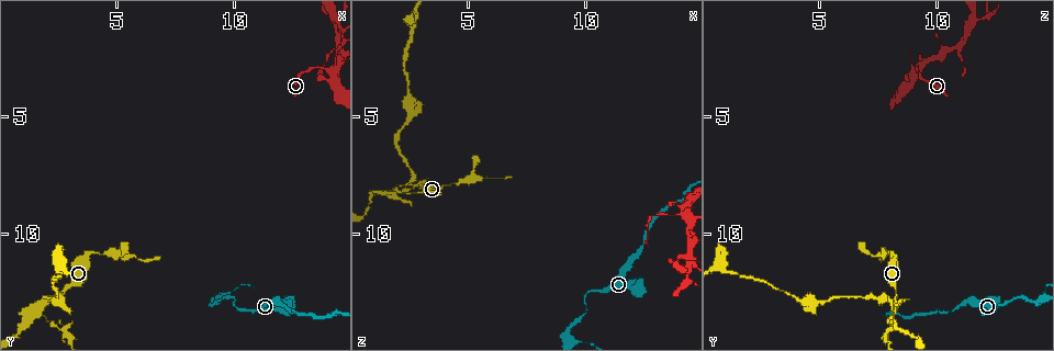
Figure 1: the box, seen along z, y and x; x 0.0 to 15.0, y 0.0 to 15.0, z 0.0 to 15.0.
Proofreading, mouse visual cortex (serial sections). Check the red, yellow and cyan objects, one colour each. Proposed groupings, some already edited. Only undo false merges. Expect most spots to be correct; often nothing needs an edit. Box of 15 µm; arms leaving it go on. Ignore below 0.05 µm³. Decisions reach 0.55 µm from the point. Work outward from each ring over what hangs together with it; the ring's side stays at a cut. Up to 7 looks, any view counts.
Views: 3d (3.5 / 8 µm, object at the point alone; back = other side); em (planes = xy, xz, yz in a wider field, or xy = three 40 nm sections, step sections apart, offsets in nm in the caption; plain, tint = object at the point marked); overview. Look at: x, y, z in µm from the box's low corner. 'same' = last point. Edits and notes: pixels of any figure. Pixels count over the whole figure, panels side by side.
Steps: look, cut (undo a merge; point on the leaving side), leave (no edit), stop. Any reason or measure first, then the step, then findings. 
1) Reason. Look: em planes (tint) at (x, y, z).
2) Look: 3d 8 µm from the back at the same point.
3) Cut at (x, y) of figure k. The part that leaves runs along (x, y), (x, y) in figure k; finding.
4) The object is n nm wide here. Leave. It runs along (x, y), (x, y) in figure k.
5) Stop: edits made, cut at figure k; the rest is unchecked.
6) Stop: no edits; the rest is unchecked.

Small branch off a trunk. Look: 3d 3.5 µm at (14.2, 3.1, 9.3).

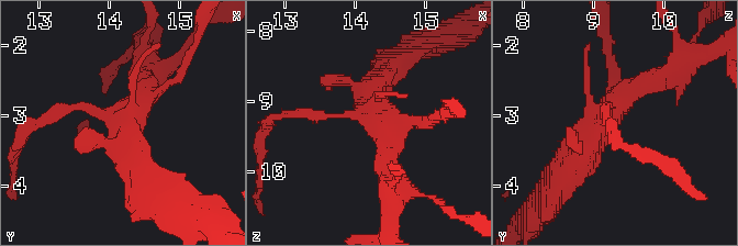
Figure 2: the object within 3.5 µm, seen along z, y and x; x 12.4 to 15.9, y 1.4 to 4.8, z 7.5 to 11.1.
Shape alone is not enough. Look: em planes (tint) at (14.25, 2.95, 9.20).

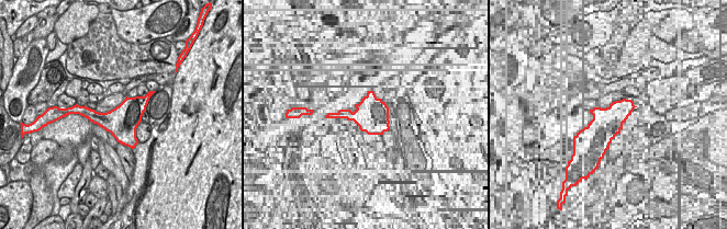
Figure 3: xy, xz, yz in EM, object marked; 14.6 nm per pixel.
The object is 460 nm wide here. Leave. It runs along (300, 114), (371, 116), (388, 170) in figure 2; one cell here.

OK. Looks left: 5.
Abrupt turn. Look: 3d 3.5 µm from the back at (9.9, 13.1, 12.7).

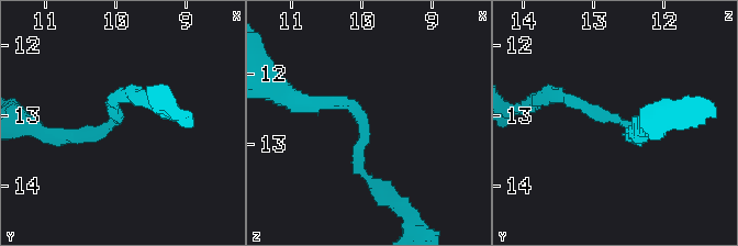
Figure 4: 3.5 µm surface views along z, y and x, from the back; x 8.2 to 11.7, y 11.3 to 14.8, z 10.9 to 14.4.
Look: em xy step 2 (tint) at (10.00, 13.05, 12.70).

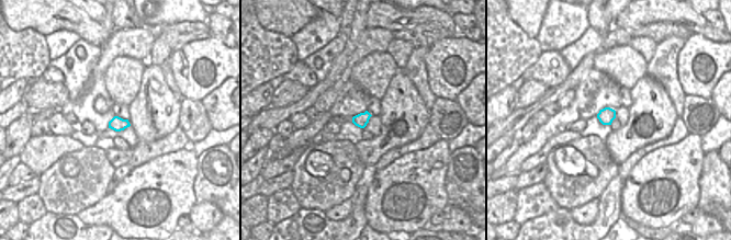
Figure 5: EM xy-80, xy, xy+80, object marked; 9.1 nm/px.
Leave. It runs along (300, 100), (358, 114), (358, 165), (371, 181) in figure 4; continuous, no second cell.

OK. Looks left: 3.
Abrupt turn. Look: 3d 8 µm at (9.2, 12.9, 14.4).

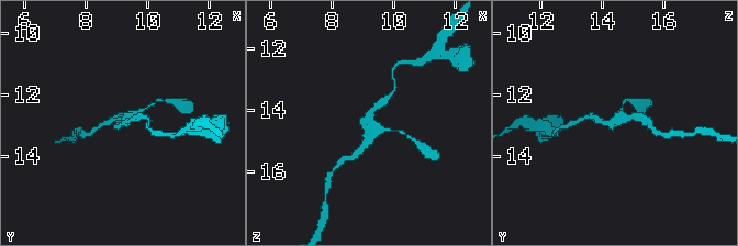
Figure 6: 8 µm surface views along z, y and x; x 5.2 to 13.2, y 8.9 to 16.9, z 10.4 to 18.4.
Look: em xy step 1 (tint) at (9.2, 12.9, 14.4).

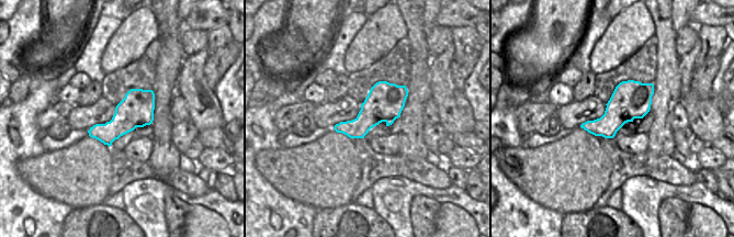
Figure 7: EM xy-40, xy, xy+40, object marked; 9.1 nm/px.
Leave. All the same cell.

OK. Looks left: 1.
Stop: no edits; the rest is unchecked.

